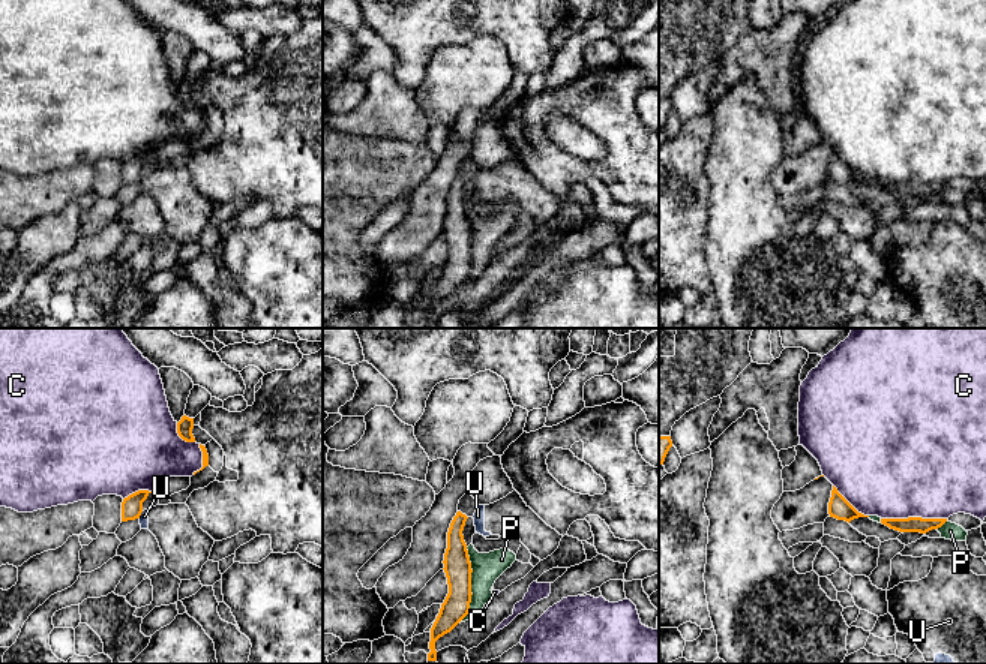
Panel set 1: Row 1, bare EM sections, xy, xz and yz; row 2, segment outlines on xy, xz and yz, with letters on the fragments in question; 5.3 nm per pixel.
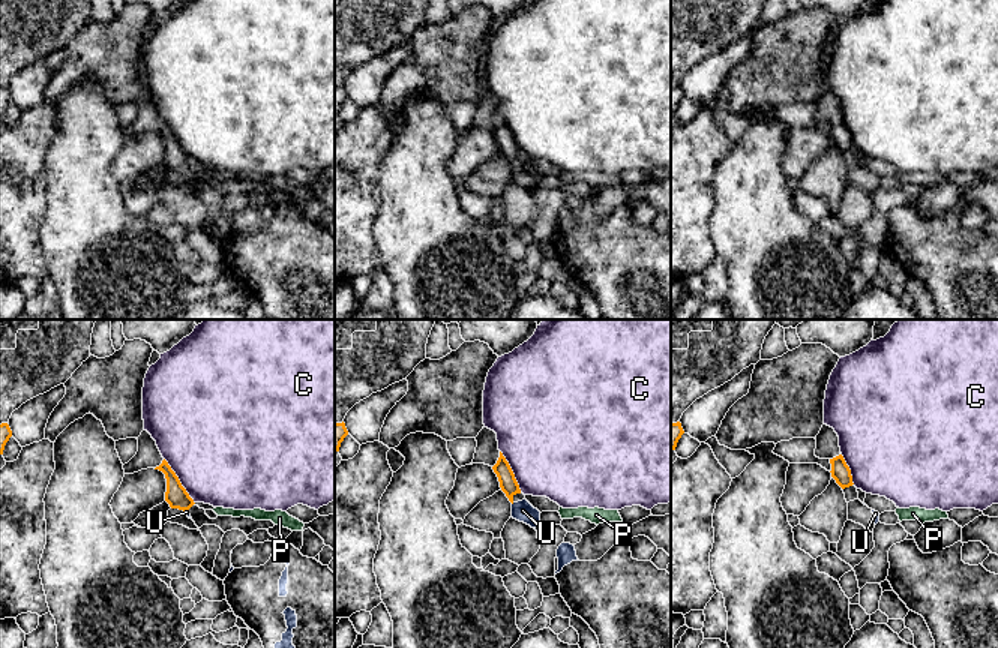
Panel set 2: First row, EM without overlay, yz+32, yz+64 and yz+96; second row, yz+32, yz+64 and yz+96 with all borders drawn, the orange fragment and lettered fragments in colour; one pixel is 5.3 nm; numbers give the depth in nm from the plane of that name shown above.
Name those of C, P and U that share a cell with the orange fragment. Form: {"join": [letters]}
{"join": []}

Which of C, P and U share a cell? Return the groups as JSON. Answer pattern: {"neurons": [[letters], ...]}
{"neurons": [["C"], ["P"], ["U"]]}

